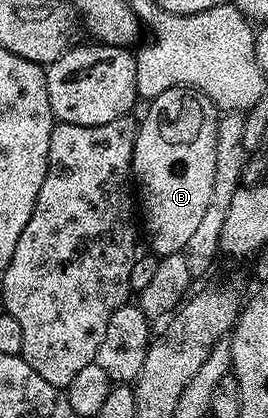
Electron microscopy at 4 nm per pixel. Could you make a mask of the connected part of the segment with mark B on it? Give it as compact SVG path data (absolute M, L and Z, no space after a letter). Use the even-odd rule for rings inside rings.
M183 86L168 88L158 94L147 105L148 113L138 124L136 145L132 155L132 176L134 184L140 187L138 208L144 211L142 228L148 231L148 244L153 253L160 258L172 258L175 252L183 253L188 247L194 230L202 223L202 214L212 201L214 190L214 158L216 157L216 121L218 109L211 100Z

